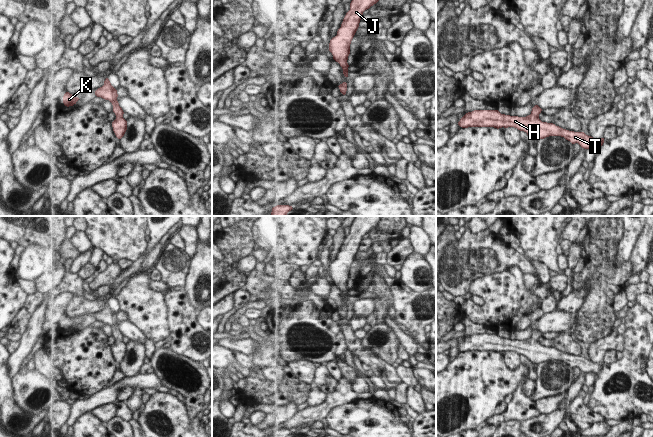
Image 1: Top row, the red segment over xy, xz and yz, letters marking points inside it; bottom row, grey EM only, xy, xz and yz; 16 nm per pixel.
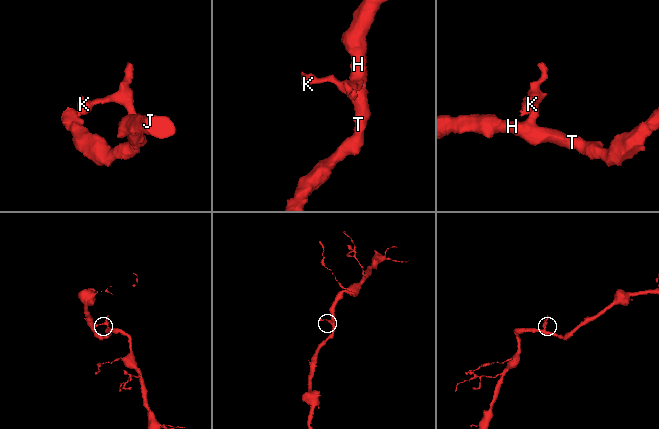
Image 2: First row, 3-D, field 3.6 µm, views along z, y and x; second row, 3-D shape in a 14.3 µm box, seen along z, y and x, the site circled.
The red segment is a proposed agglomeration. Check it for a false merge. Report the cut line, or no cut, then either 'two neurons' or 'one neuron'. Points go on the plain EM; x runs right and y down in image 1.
cut none; one neuron

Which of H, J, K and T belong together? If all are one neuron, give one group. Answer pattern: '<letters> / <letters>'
H J K T

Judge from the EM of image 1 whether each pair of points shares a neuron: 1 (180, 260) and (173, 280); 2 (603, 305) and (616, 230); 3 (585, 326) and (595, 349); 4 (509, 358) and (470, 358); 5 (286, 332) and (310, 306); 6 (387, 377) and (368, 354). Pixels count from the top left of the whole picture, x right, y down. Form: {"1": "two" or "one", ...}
{"1": "one", "2": "one", "3": "two", "4": "two", "5": "one", "6": "one"}

